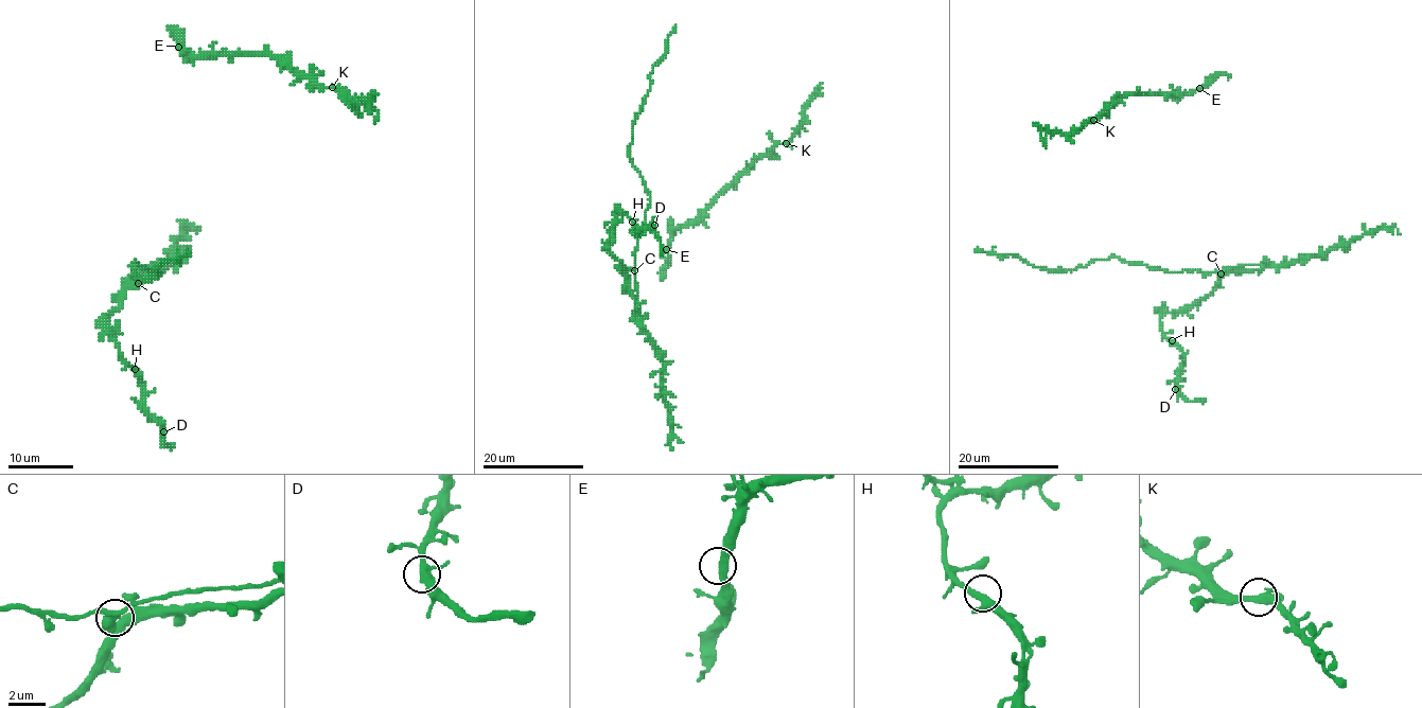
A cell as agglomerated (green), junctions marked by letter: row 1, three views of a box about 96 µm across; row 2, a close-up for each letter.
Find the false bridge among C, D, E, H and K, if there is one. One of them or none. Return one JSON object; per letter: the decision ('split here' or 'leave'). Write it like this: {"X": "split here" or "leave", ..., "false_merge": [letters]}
{"C": "split here", "D": "leave", "E": "leave", "H": "leave", "K": "leave", "false_merge": ["C"]}

